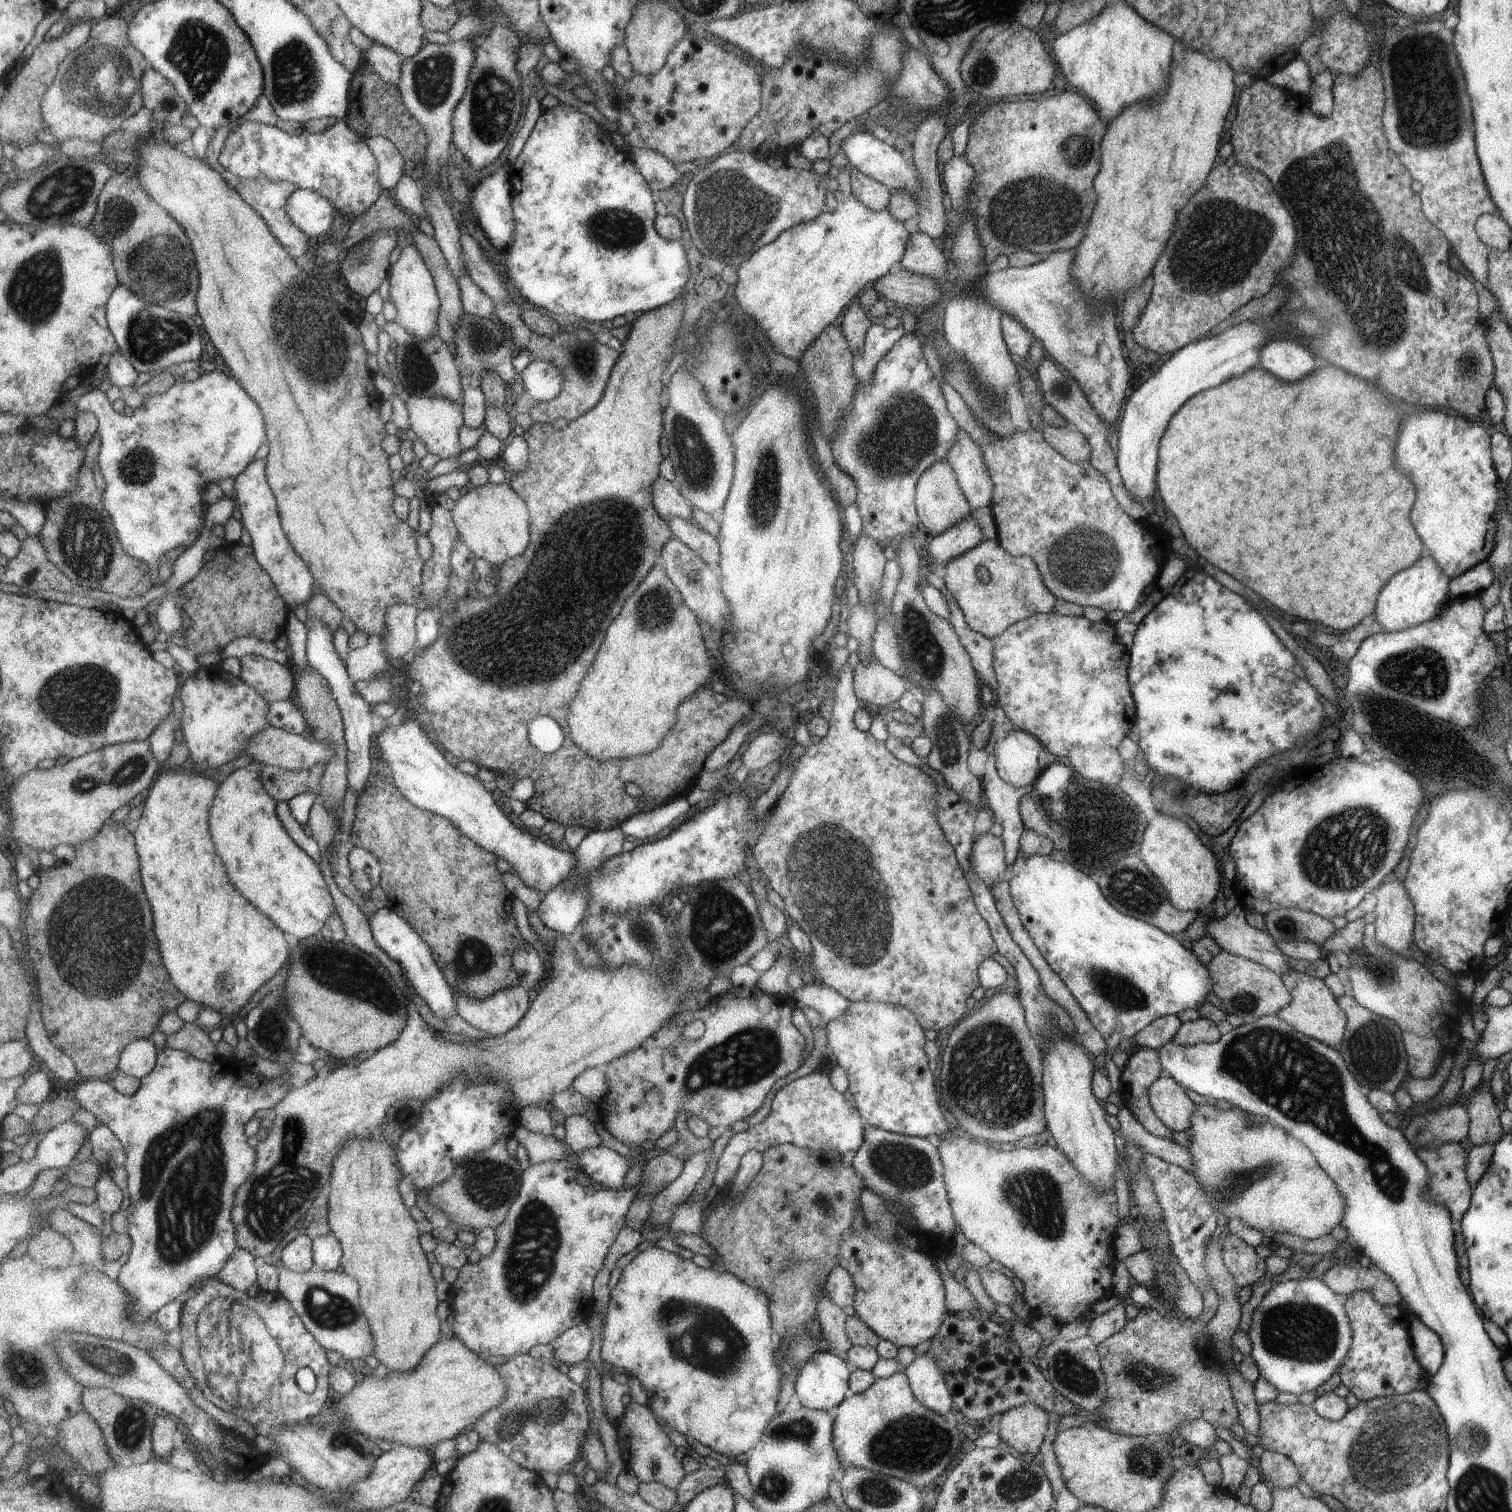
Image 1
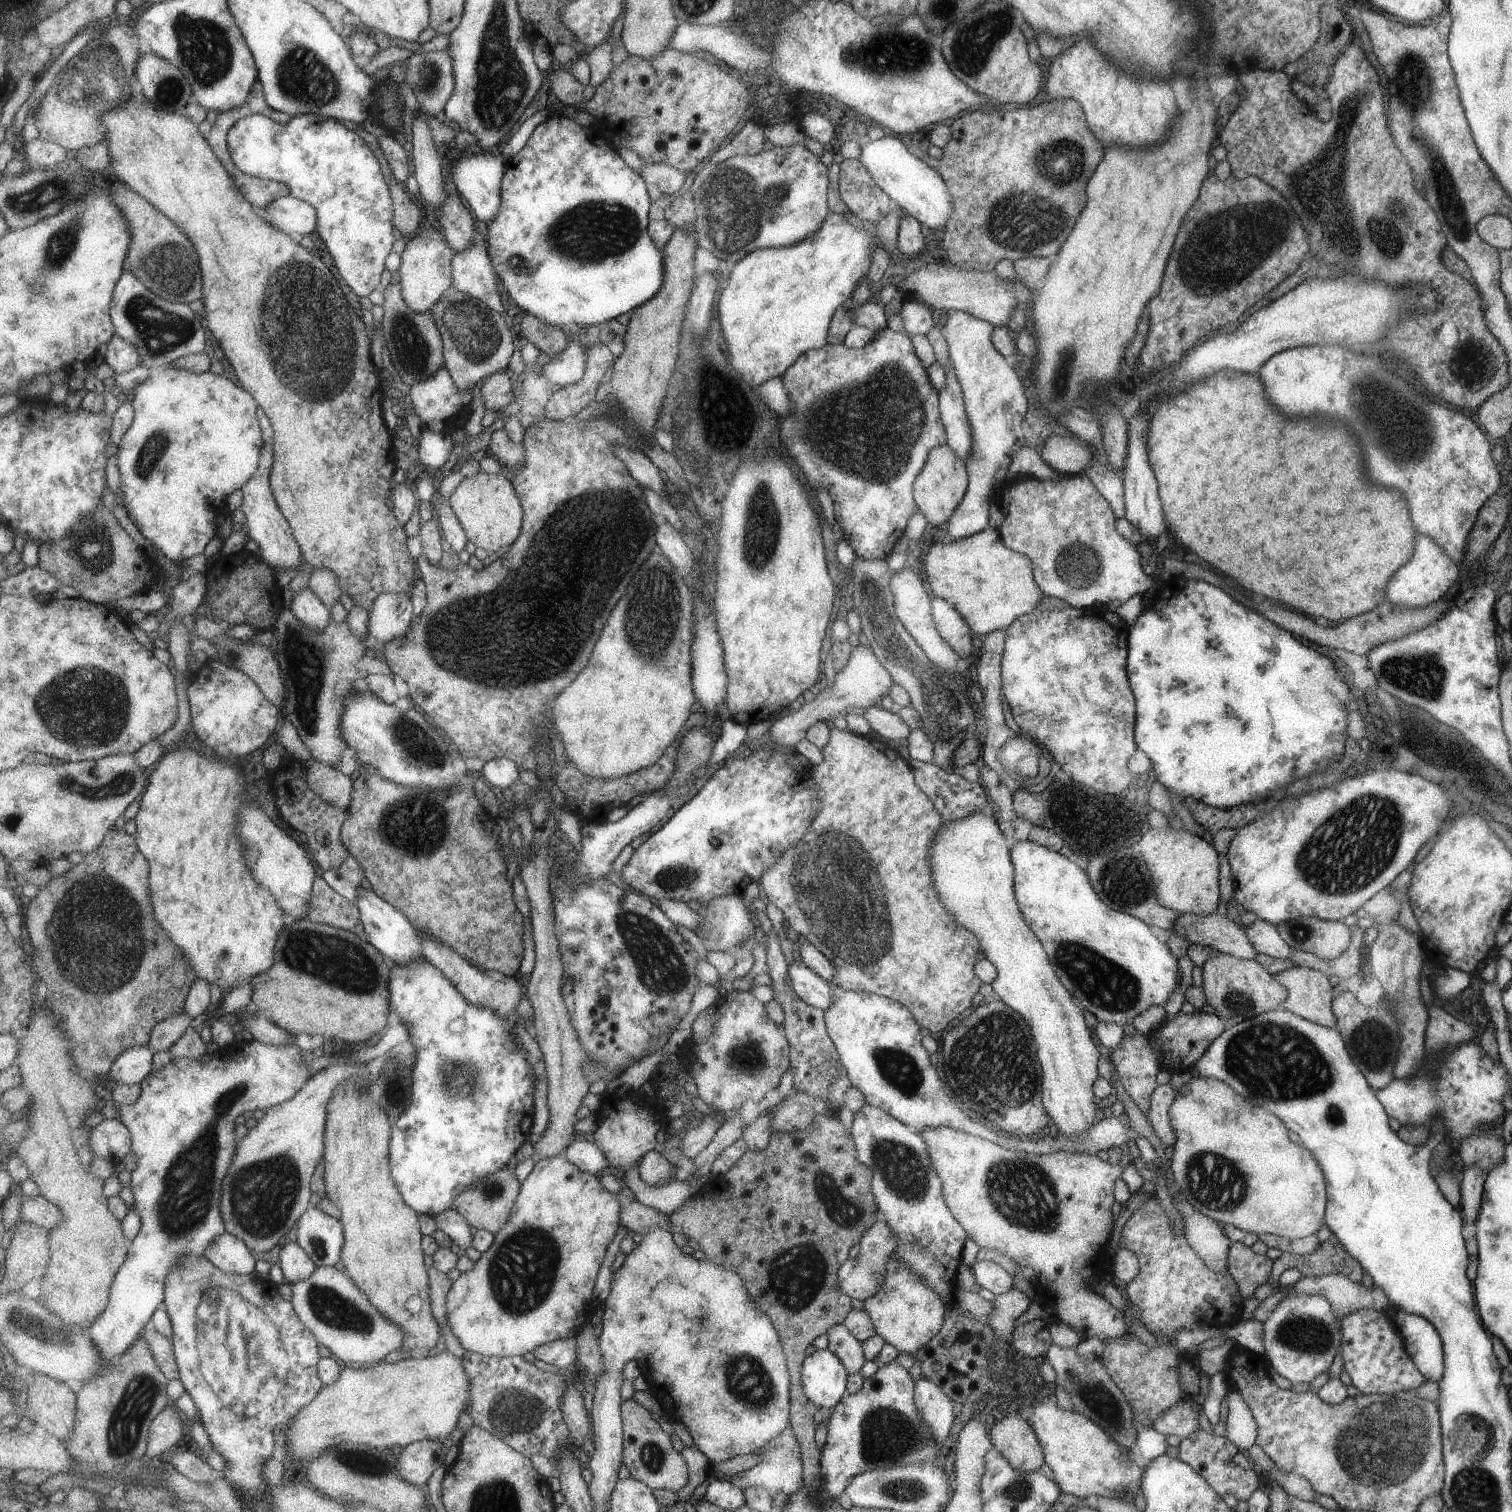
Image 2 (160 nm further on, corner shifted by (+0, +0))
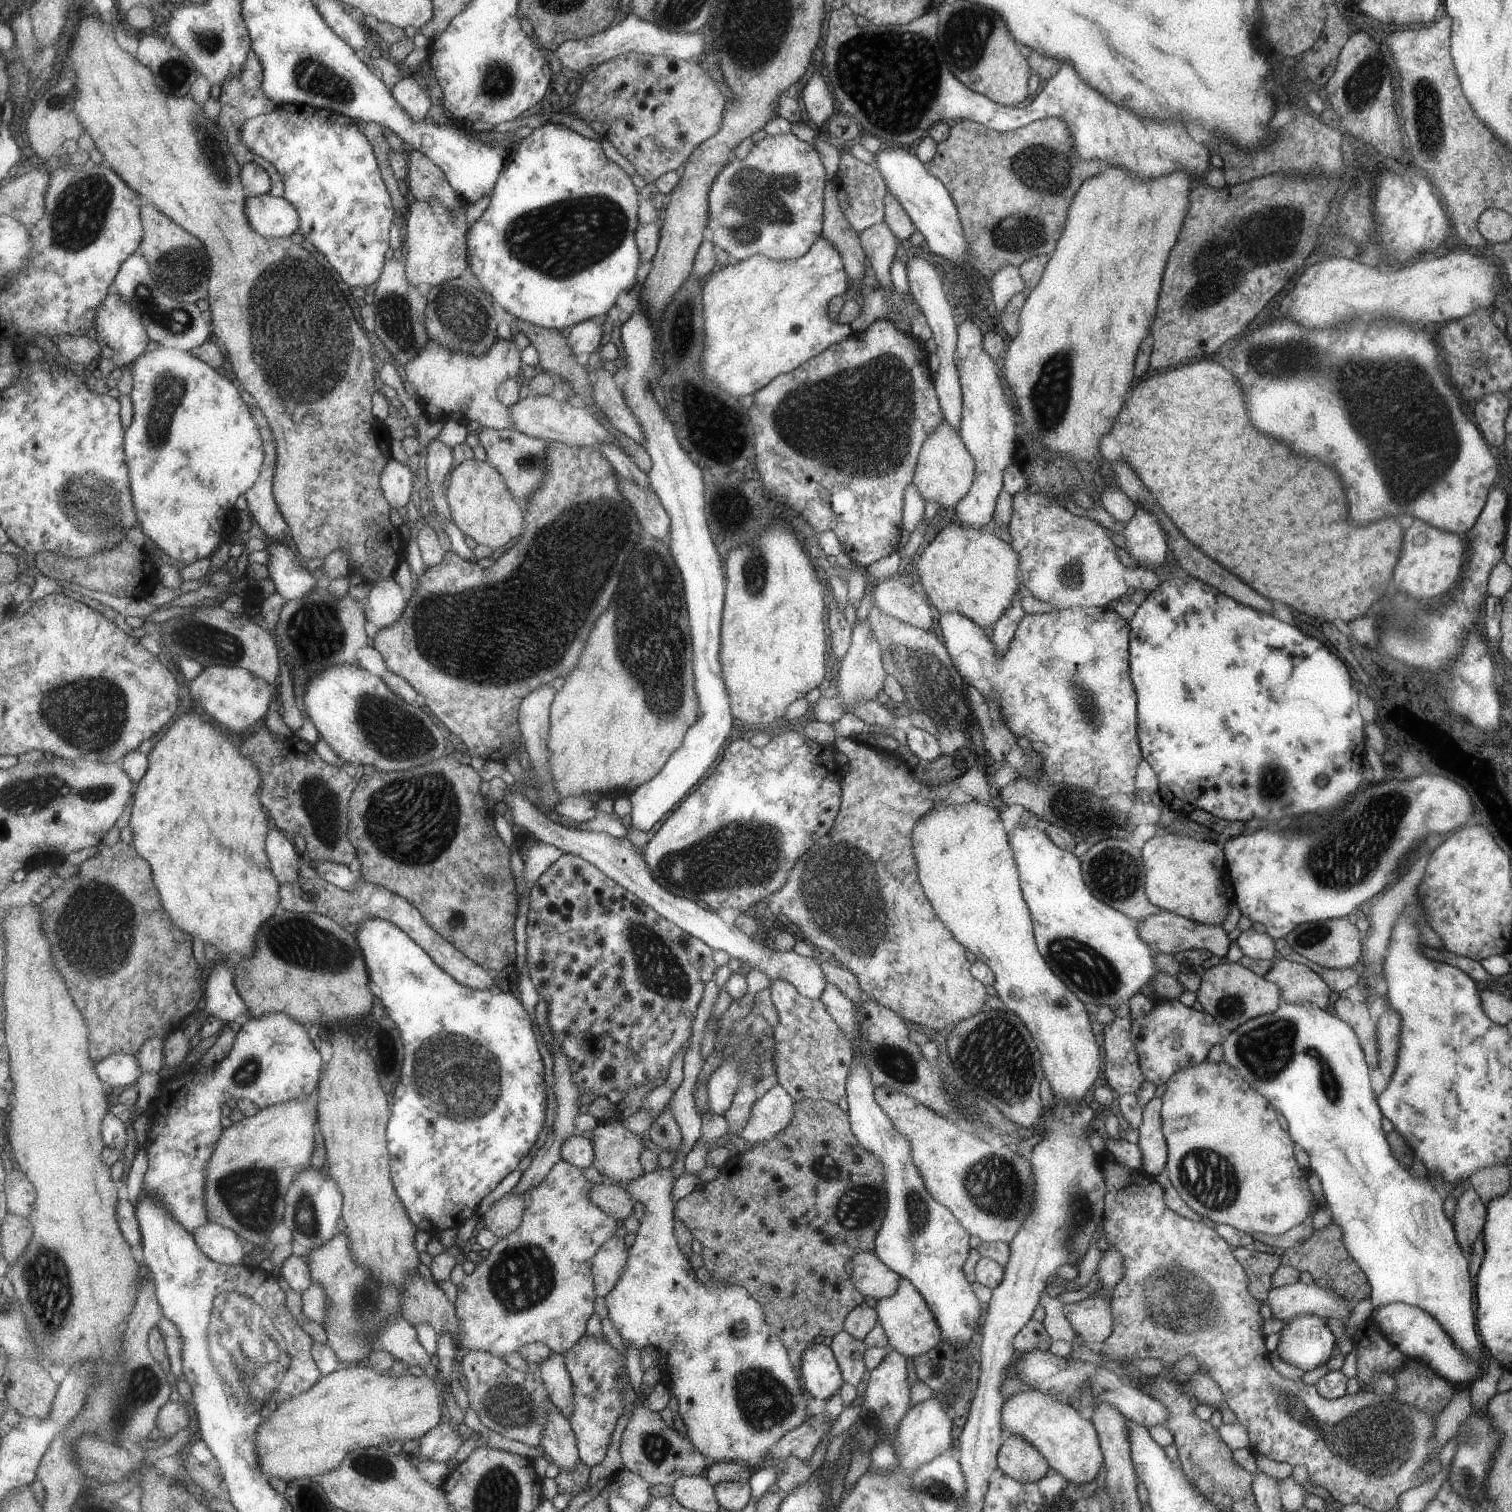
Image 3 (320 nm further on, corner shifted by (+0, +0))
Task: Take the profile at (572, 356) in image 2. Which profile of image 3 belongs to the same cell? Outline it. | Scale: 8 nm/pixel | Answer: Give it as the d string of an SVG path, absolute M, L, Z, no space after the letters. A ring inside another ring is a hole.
M589 319L572 328L567 340L575 356L583 353L591 357L597 356L603 338L603 319Z

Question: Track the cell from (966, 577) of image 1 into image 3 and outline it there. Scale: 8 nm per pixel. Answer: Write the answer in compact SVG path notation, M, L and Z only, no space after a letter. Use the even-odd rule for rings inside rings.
M959 522L947 523L936 536L929 542L929 544L921 552L920 556L915 557L913 560L913 568L919 575L920 583L927 595L927 601L929 604L933 605L942 615L943 613L961 613L963 616L969 617L976 625L979 625L982 629L987 628L996 622L1000 618L1001 613L1012 603L1012 594L1021 585L1018 568L1019 568L1019 558L1020 556L1015 550L1011 550L1012 546L1001 542L999 538L995 538L995 535L989 534L989 528L987 529L987 534L983 534L983 531L979 529L973 530L973 527L968 527L967 525L961 525Z

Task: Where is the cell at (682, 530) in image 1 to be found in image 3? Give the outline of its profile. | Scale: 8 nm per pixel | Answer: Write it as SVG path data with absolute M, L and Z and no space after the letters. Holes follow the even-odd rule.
M601 444L597 448L611 460L613 467L623 480L631 480L633 484L637 484L641 488L653 490L649 474L641 470L637 464L634 464L632 459L619 446L615 446L615 444Z

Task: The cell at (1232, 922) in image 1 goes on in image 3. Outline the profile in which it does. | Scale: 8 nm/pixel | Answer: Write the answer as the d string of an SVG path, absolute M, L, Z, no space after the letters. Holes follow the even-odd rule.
M1162 909L1155 916L1143 918L1138 922L1137 932L1137 936L1141 936L1141 940L1149 944L1155 953L1175 955L1183 950L1194 949L1207 950L1211 955L1224 958L1230 944L1228 934L1221 925L1200 924Z

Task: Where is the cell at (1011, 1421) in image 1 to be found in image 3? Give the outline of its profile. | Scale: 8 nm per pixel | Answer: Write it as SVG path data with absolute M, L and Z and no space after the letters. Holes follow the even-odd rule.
M1006 1433L996 1455L996 1467L1004 1476L1020 1484L1038 1482L1047 1475L1047 1460L1033 1444L1017 1434Z

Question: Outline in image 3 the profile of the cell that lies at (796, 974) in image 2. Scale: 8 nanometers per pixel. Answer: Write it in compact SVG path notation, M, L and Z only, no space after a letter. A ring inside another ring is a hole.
M515 782L513 785L508 786L503 801L508 802L508 818L510 822L514 822L521 828L524 828L538 842L557 846L565 853L575 854L585 861L591 862L602 872L605 872L607 876L611 877L612 880L633 892L637 897L640 897L641 900L649 904L664 918L677 924L681 929L699 938L699 940L703 940L705 944L711 946L715 951L721 950L727 952L732 958L745 960L749 966L760 970L770 980L781 978L781 980L789 982L797 990L797 993L804 998L820 999L826 982L823 980L821 970L819 970L817 955L806 958L798 956L792 949L787 952L771 950L770 946L758 941L757 938L745 936L739 928L724 923L721 920L721 916L717 916L715 911L705 910L697 902L686 897L676 896L673 892L669 892L661 884L658 884L655 876L652 876L645 858L643 858L642 850L637 850L635 844L629 838L615 838L615 836L605 834L605 832L597 833L578 828L568 828L559 824L559 822L553 822L551 818L547 818L543 812L537 810L537 806L529 799L520 783Z

